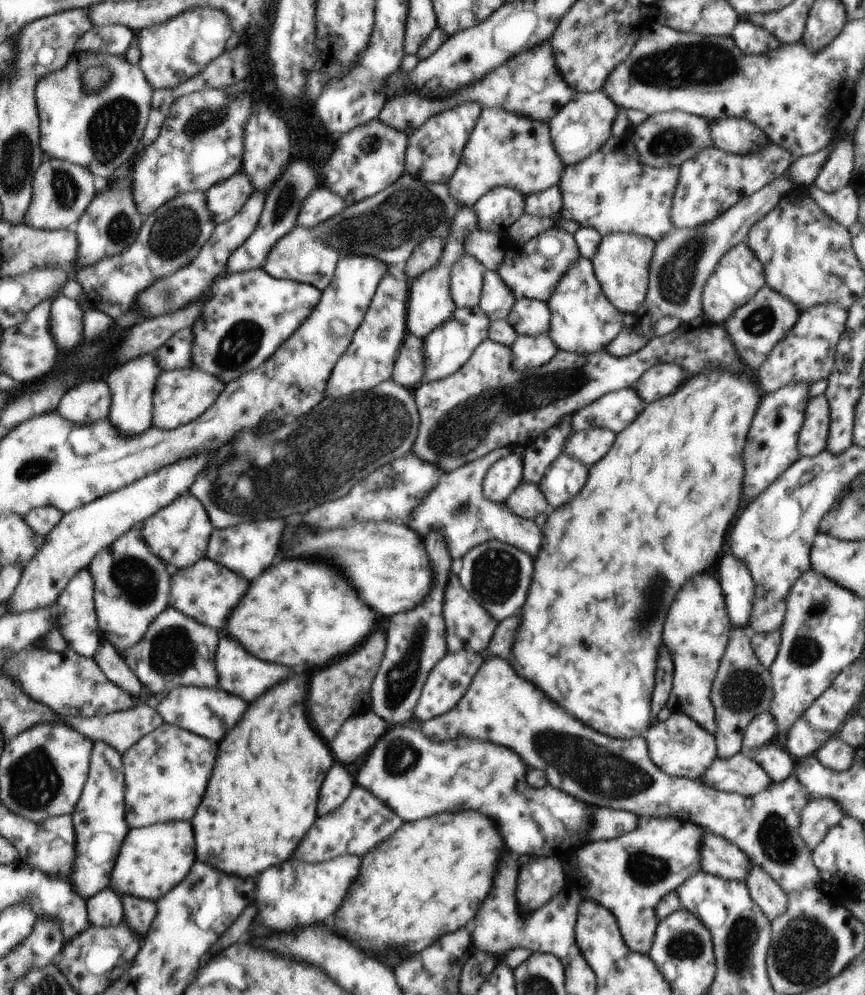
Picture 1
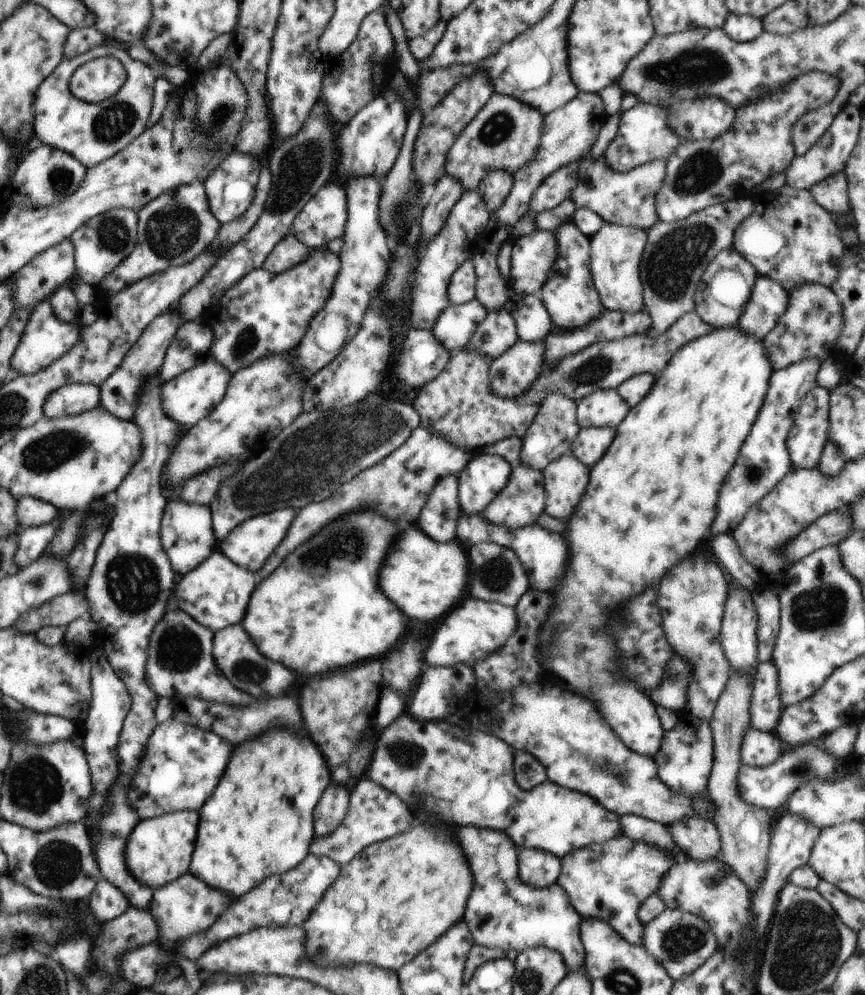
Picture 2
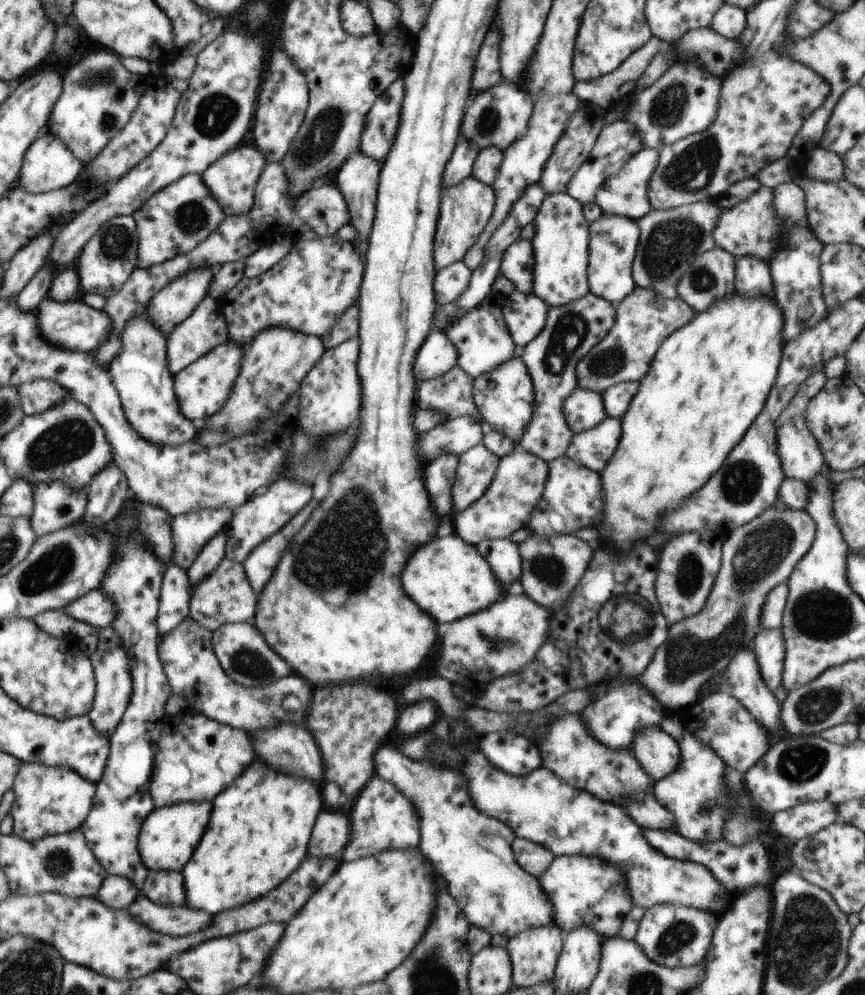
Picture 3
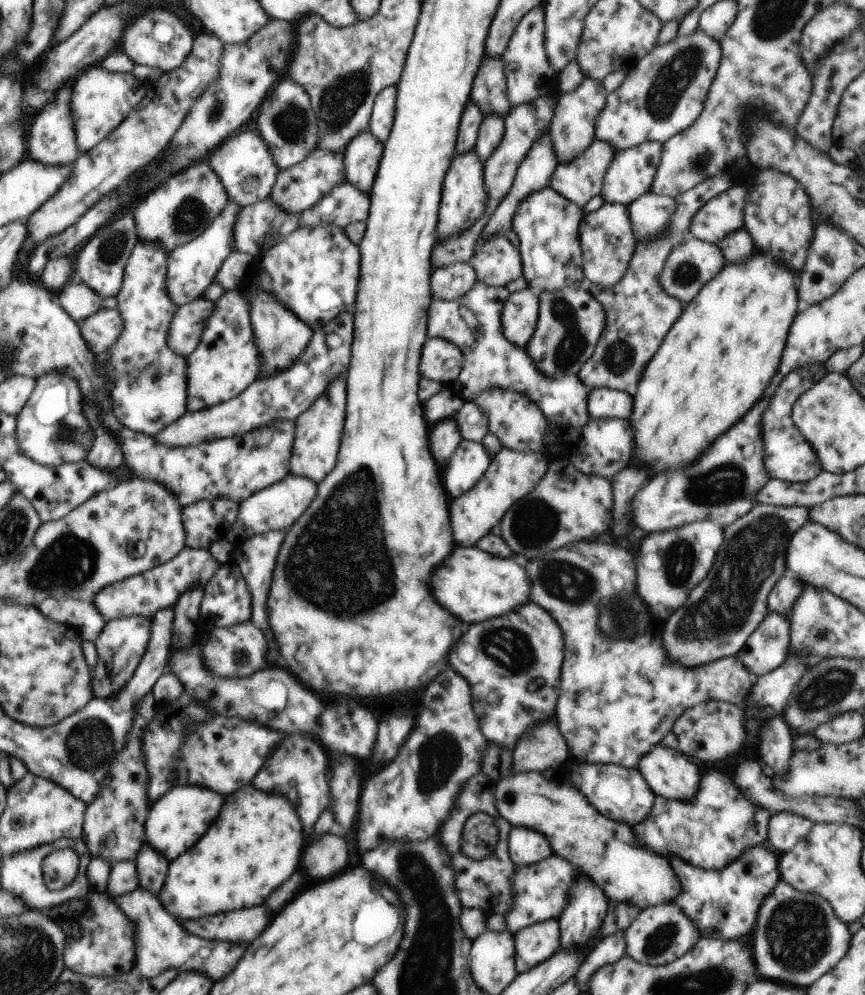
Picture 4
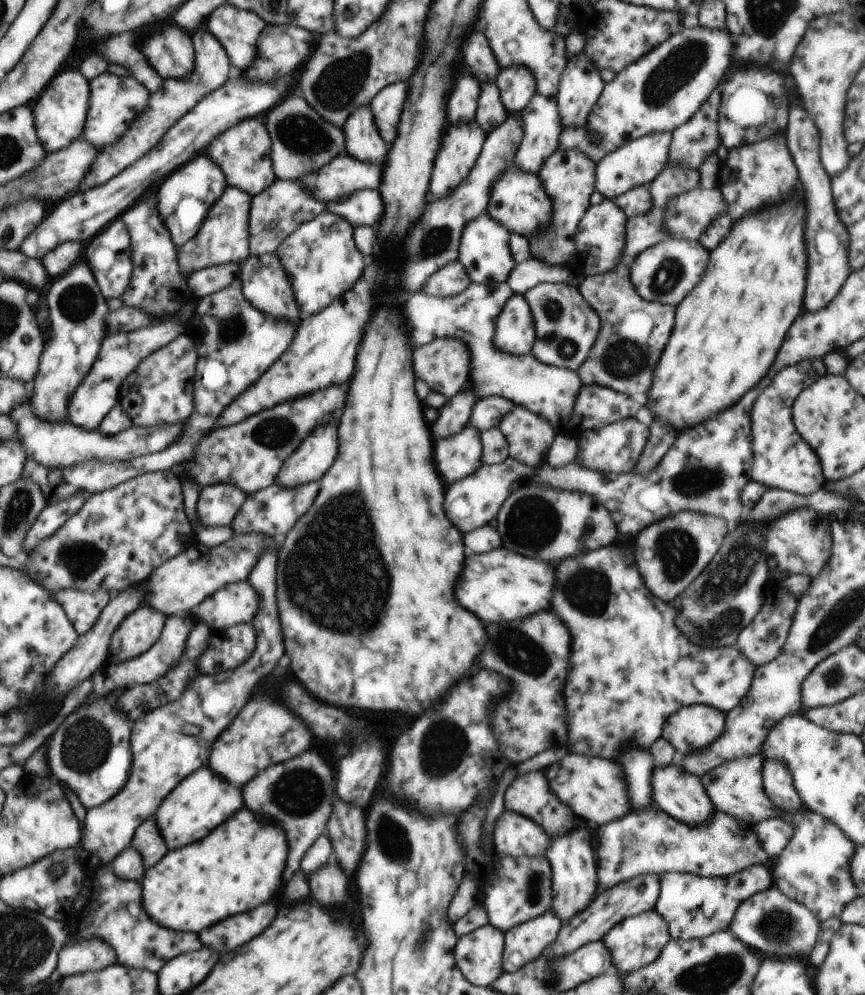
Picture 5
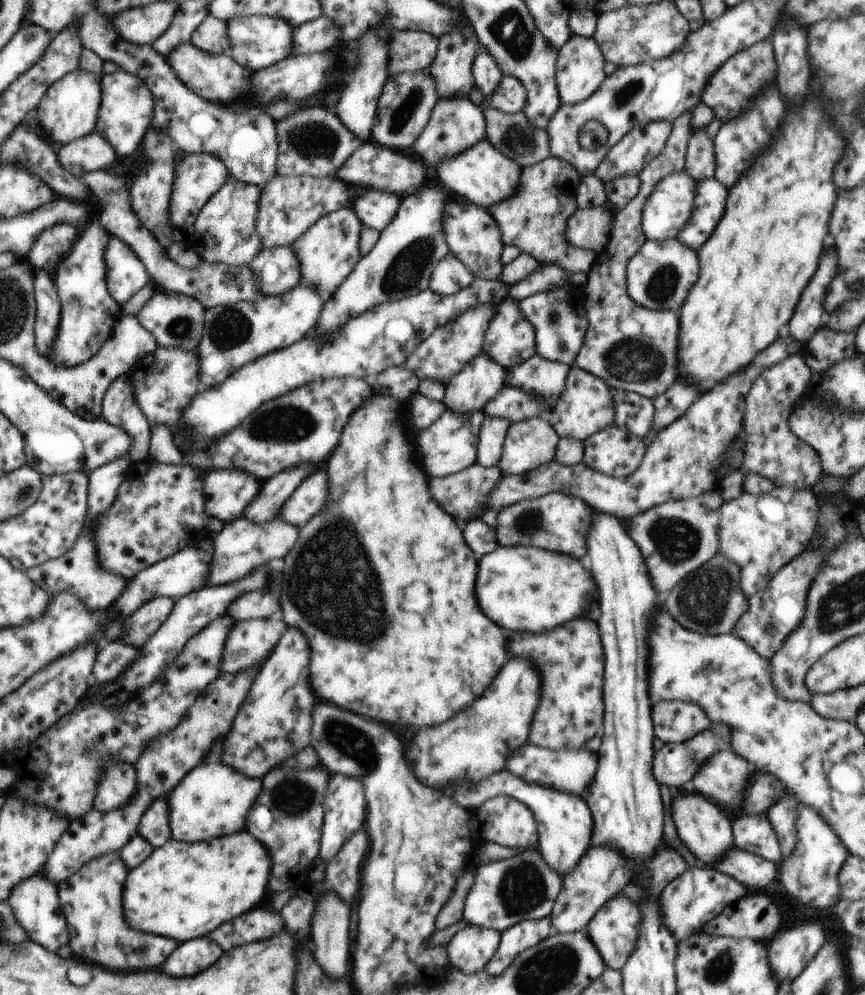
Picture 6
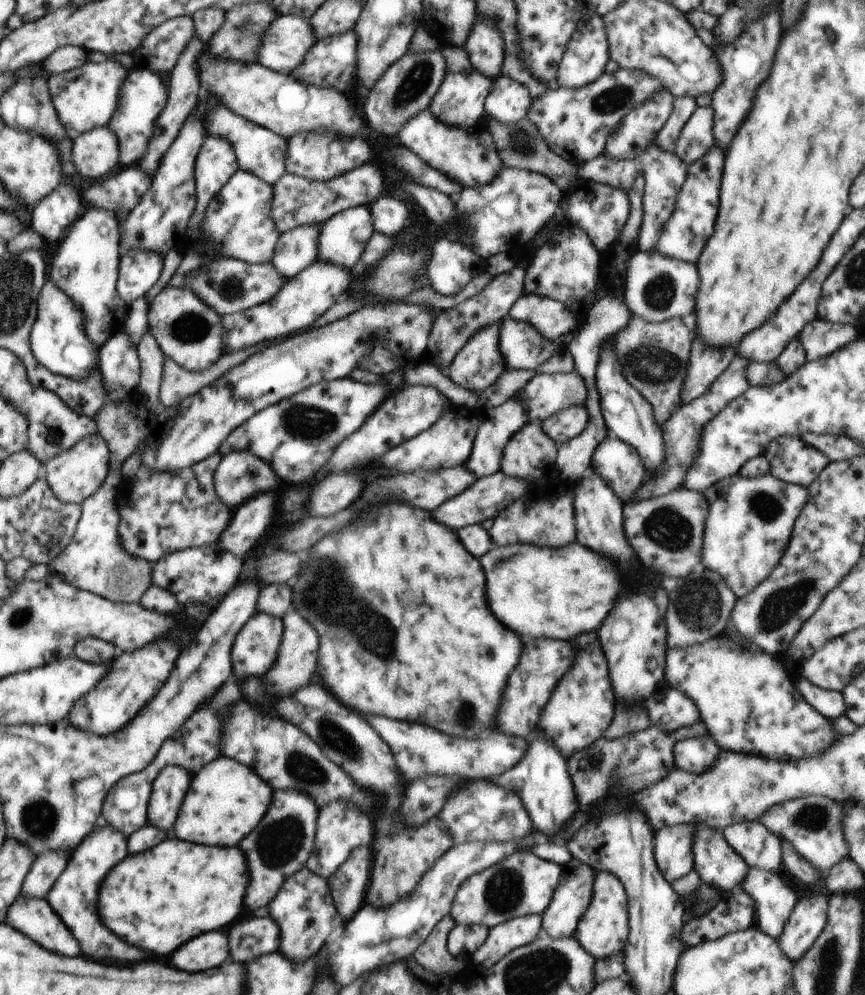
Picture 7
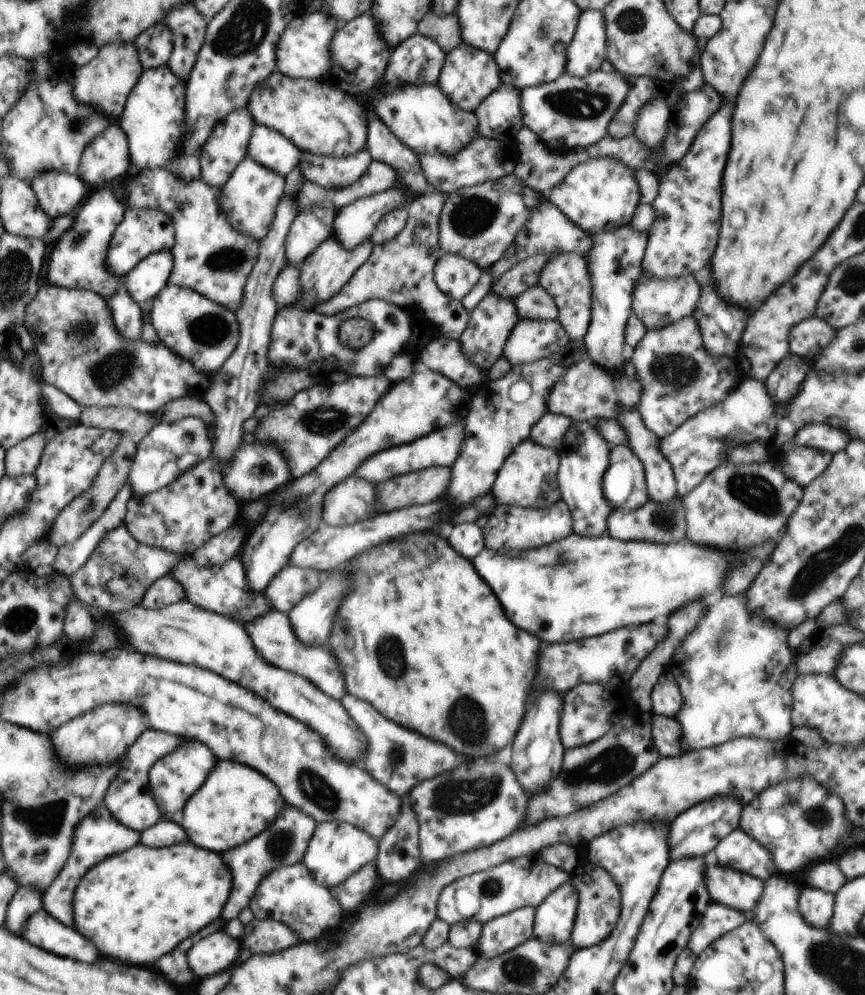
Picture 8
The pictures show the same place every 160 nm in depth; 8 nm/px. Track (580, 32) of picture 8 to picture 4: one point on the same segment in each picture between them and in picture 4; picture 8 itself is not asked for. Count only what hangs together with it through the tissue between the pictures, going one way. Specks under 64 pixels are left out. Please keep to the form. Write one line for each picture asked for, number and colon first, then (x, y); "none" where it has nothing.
4: (572, 130)
5: (580, 86)
6: (580, 71)
7: (587, 51)

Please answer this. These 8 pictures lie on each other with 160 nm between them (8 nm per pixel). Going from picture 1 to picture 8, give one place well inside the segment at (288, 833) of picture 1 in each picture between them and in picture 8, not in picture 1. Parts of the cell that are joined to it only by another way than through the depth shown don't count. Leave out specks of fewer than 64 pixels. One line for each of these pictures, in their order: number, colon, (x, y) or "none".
2: (258, 822)
3: (260, 825)
4: (257, 837)
5: (239, 866)
6: (182, 891)
7: (159, 899)
8: (137, 906)

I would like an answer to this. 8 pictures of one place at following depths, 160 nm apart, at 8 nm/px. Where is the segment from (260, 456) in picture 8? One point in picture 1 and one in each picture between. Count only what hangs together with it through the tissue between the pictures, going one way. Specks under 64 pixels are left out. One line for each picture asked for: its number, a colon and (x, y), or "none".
1: (178, 532)
2: (187, 534)
3: (191, 532)
4: (207, 521)
5: (218, 505)
6: (227, 493)
7: (241, 475)

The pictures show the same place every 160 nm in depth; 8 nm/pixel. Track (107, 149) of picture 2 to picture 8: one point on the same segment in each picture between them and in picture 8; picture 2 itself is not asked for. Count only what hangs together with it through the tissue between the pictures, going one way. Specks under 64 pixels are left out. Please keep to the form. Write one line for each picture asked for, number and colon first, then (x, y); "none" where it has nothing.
3: (88, 114)
4: (101, 99)
5: (115, 102)
6: (125, 113)
7: (142, 96)
8: (152, 118)

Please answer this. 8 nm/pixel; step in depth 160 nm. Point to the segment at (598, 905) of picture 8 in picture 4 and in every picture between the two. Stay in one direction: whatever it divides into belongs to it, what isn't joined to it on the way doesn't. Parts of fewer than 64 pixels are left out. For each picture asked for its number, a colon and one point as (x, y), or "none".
4: (659, 935)
5: (638, 941)
6: (614, 930)
7: (603, 930)

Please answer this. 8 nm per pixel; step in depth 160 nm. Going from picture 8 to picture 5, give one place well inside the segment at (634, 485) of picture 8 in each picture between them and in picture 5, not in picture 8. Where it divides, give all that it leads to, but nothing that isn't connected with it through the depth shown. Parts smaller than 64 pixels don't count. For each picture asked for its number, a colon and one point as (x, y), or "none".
5: (615, 447)
6: (613, 451)
7: (619, 465)

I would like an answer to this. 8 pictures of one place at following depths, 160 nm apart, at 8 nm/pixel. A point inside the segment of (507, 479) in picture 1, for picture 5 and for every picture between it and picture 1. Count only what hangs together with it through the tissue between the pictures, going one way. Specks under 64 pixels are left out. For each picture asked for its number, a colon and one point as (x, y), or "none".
2: (483, 477)
3: (477, 466)
4: (471, 460)
5: (457, 457)

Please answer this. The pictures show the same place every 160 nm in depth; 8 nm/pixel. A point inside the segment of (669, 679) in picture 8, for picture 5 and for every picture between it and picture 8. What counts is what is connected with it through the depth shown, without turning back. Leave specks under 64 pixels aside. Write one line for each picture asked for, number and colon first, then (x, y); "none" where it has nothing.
5: (693, 728)
6: (673, 721)
7: (674, 710)

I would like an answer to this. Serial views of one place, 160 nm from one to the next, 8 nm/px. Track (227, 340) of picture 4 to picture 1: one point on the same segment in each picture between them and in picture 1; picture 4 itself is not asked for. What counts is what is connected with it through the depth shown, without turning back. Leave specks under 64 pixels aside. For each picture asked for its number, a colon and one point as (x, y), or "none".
1: (181, 396)
2: (188, 398)
3: (201, 388)

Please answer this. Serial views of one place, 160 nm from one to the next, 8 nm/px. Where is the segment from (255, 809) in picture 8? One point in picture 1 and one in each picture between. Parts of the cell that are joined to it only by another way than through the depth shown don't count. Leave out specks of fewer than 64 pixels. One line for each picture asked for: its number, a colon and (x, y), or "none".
1: (154, 859)
2: (158, 851)
3: (168, 836)
4: (176, 822)
5: (197, 805)
6: (213, 800)
7: (225, 801)

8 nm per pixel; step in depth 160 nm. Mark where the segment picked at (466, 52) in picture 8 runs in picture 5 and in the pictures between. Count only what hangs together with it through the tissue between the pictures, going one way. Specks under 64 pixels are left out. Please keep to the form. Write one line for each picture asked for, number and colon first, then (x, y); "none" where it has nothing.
5: (461, 146)
6: (455, 125)
7: (460, 101)

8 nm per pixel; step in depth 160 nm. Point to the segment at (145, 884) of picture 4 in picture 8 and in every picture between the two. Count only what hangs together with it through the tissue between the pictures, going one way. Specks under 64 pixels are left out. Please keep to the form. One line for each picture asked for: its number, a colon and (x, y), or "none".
5: (147, 840)
6: (154, 826)
7: (169, 788)
8: (173, 780)

